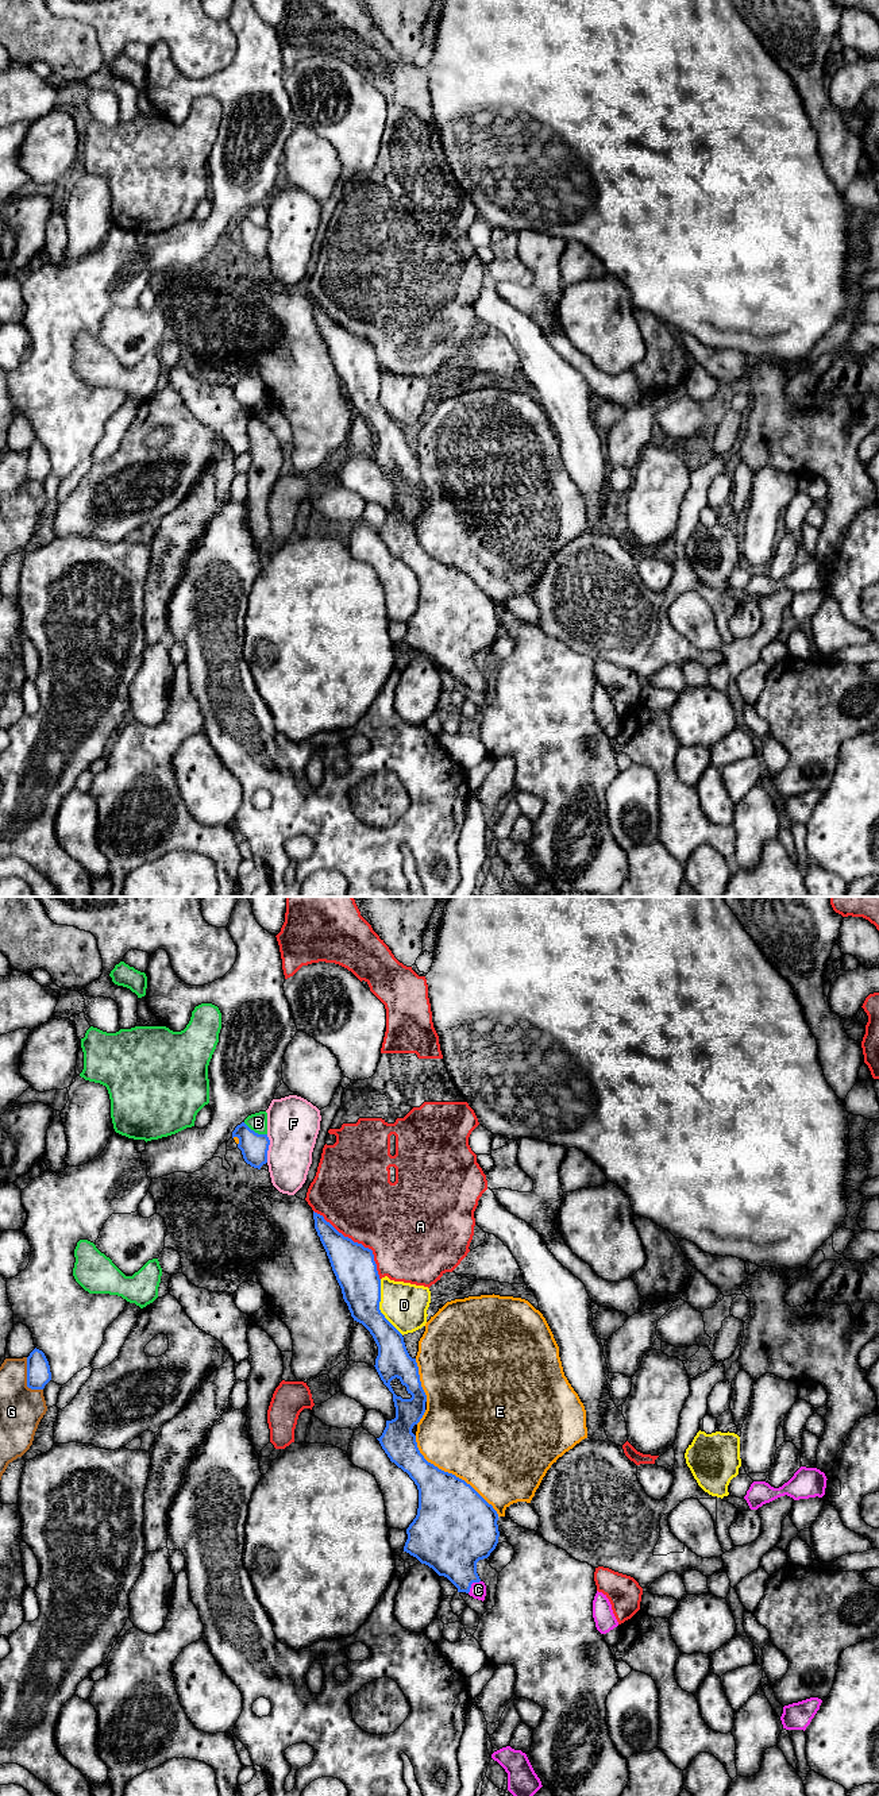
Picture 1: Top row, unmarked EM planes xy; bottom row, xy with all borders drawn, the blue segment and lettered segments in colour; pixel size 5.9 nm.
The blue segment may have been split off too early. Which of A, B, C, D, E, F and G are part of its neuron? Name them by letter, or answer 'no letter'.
C

